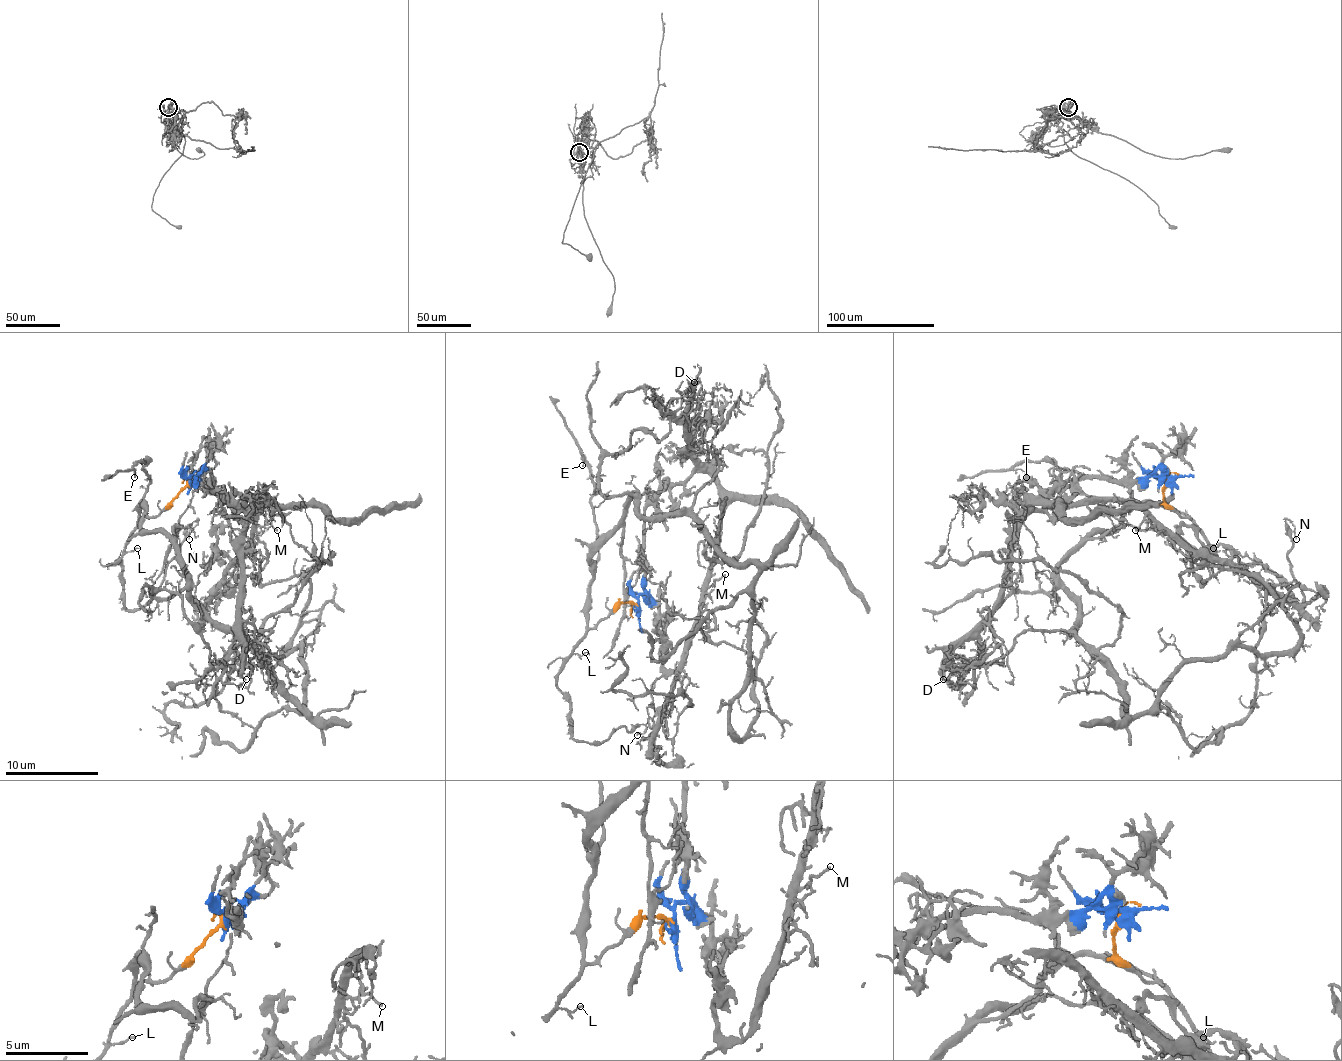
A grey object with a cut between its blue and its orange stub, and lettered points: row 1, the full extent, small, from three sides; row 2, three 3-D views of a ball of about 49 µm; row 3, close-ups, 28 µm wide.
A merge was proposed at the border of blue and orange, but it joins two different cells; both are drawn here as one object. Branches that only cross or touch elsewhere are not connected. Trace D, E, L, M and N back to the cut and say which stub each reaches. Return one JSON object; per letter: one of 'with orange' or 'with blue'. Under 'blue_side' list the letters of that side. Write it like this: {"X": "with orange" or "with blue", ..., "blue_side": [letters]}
{"D": "with blue", "E": "with orange", "L": "with orange", "M": "with blue", "N": "with orange", "blue_side": ["D", "M"]}

